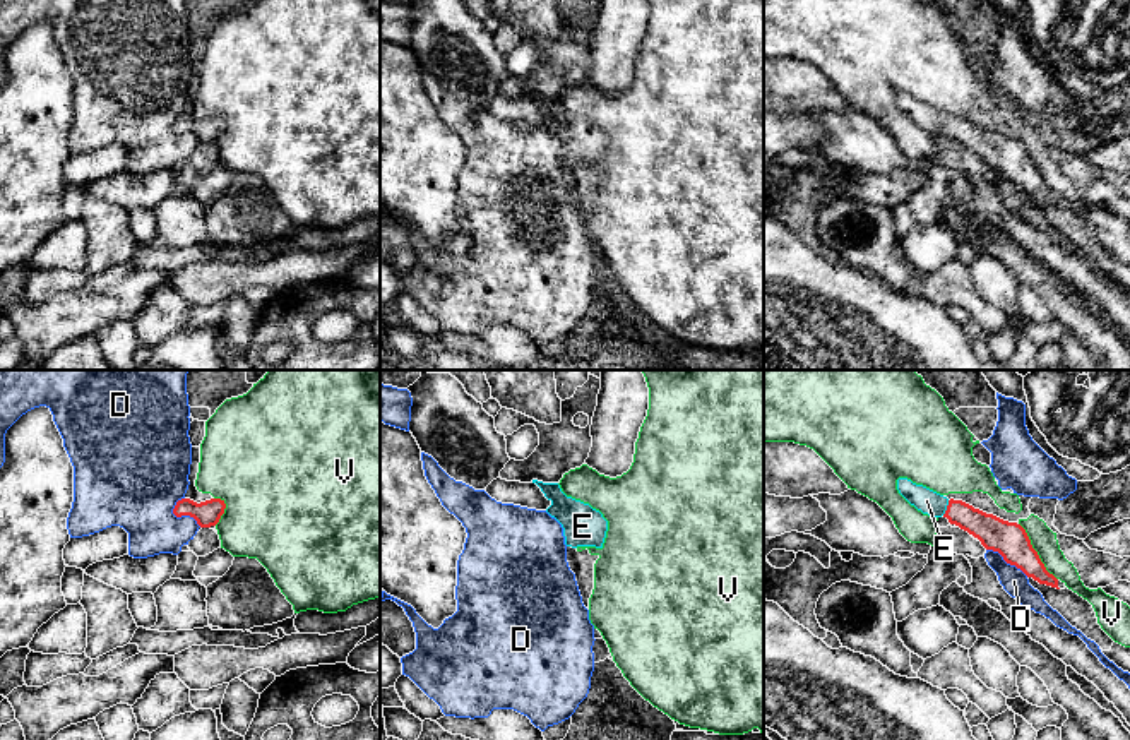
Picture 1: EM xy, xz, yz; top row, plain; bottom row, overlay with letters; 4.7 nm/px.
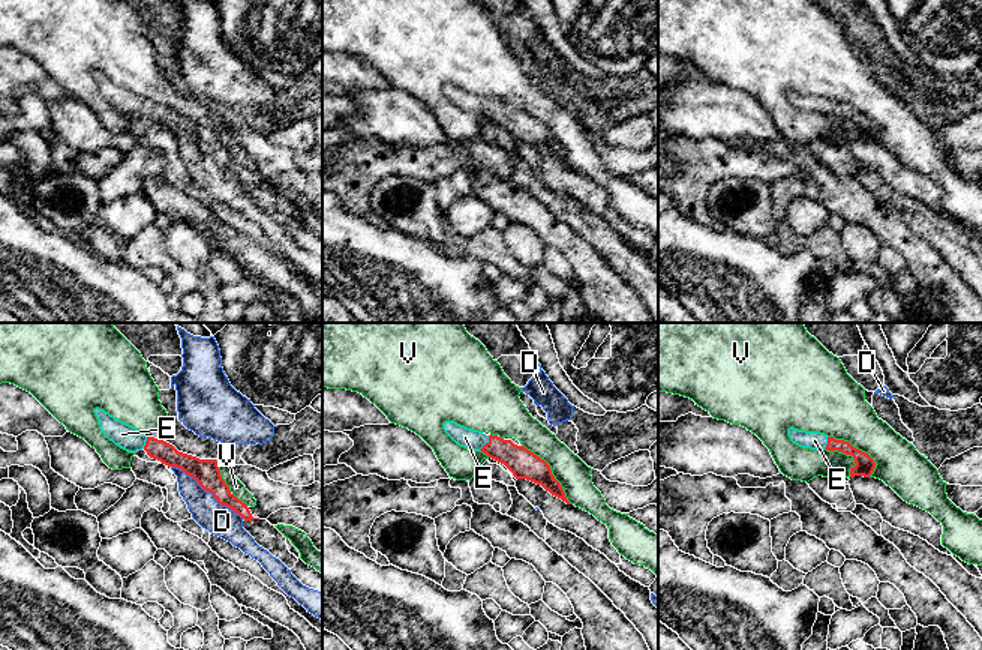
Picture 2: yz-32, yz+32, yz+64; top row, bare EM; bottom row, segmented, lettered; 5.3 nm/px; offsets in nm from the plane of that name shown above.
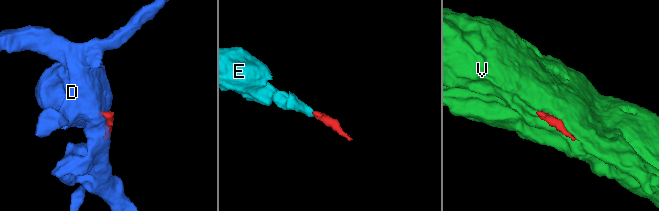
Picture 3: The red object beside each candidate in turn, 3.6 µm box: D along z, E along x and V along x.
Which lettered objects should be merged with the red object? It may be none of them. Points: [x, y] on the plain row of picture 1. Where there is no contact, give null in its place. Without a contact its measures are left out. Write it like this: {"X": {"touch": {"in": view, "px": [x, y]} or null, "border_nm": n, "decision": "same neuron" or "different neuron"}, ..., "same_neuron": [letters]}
{"D": {"touch": {"in": "xy", "px": [180, 132]}, "border_nm": 170, "decision": "different neuron"}, "E": {"touch": {"in": "yz", "px": [947, 124]}, "border_nm": 80, "decision": "same neuron"}, "V": {"touch": {"in": "yz", "px": [1036, 168]}, "border_nm": 320, "decision": "different neuron"}, "same_neuron": ["E"]}

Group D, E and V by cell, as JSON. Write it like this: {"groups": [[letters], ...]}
{"groups": [["D"], ["E"], ["V"]]}

